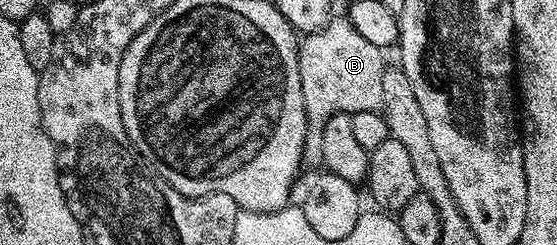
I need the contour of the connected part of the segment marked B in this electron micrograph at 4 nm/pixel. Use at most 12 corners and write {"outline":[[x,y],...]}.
{"outline":[[346,19],[299,42],[307,131],[323,164],[334,113],[382,110],[385,54]]}

